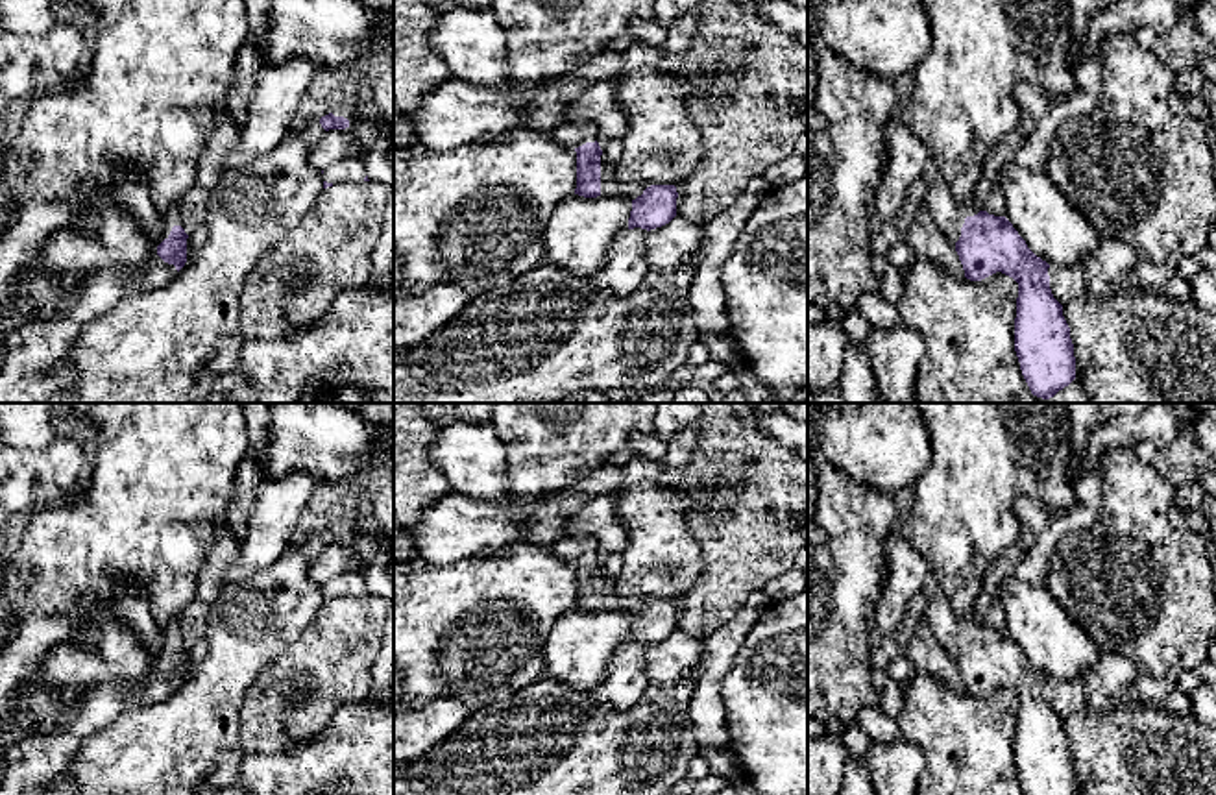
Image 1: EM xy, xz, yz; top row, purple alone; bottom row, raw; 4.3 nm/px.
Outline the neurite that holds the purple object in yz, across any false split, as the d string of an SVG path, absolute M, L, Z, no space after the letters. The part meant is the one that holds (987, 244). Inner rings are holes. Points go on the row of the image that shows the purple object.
M937 170L928 174L924 203L937 227L955 244L967 279L981 281L1002 272L1018 283L1015 351L1020 370L1033 396L1042 399L1053 398L1076 379L1076 357L1063 305L1053 298L1050 288L1050 264L1028 248L1026 240L1005 216L994 216L987 211L967 216L963 207L954 202L948 183Z

